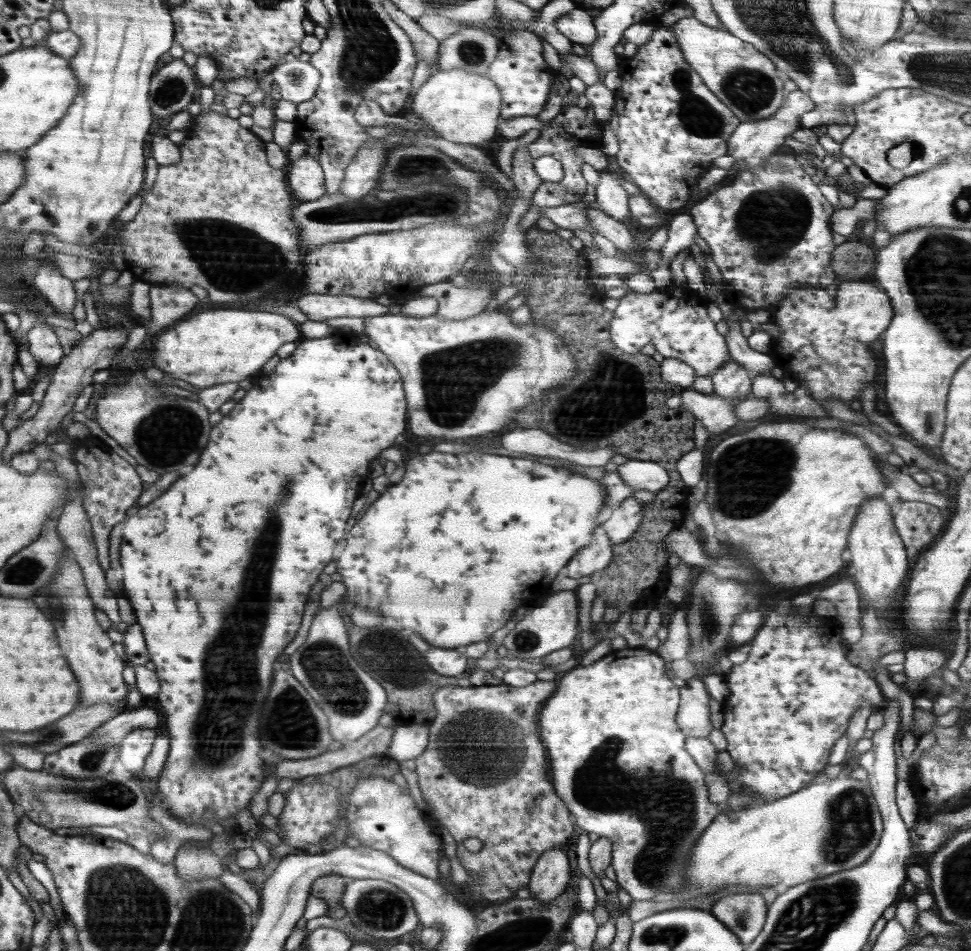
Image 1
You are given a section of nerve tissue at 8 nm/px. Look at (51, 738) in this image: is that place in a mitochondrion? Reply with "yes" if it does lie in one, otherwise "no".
yes

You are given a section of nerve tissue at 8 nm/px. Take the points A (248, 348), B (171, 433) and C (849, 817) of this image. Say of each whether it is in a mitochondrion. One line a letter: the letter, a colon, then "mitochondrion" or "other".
A: other
B: mitochondrion
C: mitochondrion

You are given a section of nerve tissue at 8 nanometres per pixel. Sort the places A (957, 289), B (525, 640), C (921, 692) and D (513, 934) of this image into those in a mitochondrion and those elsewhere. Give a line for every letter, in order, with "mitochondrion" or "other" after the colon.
A: mitochondrion
B: mitochondrion
C: other
D: mitochondrion

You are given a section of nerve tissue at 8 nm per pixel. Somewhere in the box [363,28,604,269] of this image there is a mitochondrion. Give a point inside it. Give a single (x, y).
(413, 168)

